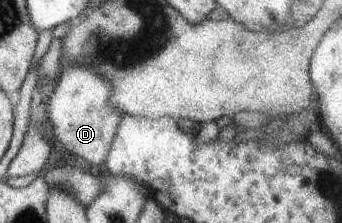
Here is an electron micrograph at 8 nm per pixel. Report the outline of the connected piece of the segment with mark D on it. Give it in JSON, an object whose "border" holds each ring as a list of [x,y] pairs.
{"border":[[[68,61],[63,63],[58,76],[58,83],[45,105],[52,133],[68,153],[92,165],[99,165],[106,159],[116,127],[122,119],[122,115],[108,101],[112,87],[92,69]]]}

